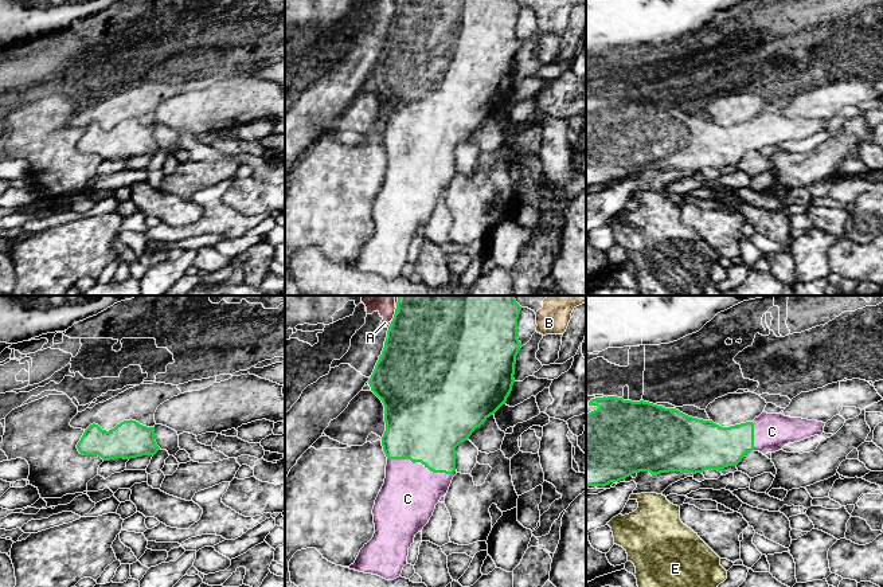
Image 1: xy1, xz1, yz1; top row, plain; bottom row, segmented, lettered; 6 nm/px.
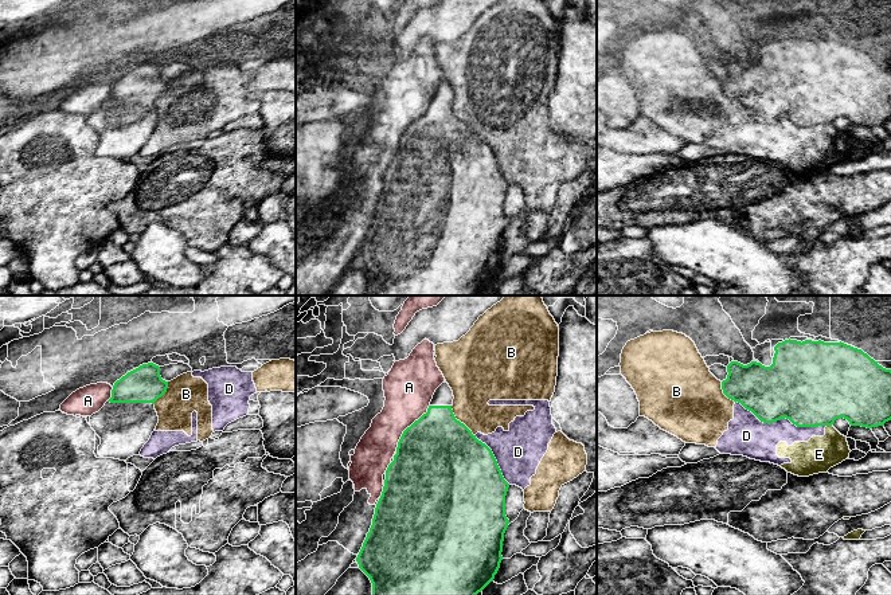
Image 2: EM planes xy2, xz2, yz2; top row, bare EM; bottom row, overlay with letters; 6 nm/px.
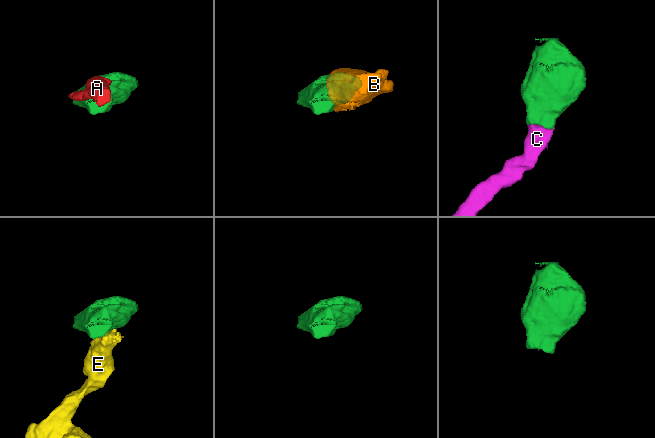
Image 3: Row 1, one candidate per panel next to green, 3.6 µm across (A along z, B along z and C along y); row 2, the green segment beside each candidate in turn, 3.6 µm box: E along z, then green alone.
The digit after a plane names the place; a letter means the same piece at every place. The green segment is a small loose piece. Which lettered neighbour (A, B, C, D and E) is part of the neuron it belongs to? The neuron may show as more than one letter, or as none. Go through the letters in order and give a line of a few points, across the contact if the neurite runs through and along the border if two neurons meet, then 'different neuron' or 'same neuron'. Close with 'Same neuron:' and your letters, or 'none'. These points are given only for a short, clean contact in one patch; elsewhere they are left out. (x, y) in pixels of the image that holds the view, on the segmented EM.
A: different neuron
B: line xz2 (450, 406), (454, 417), (475, 435); different neuron
C: line xz1 (425, 422), (422, 464), (407, 499); same neuron
D: different neuron
E: line yz2 (827, 425), (831, 426); different neuron
Same neuron: C

